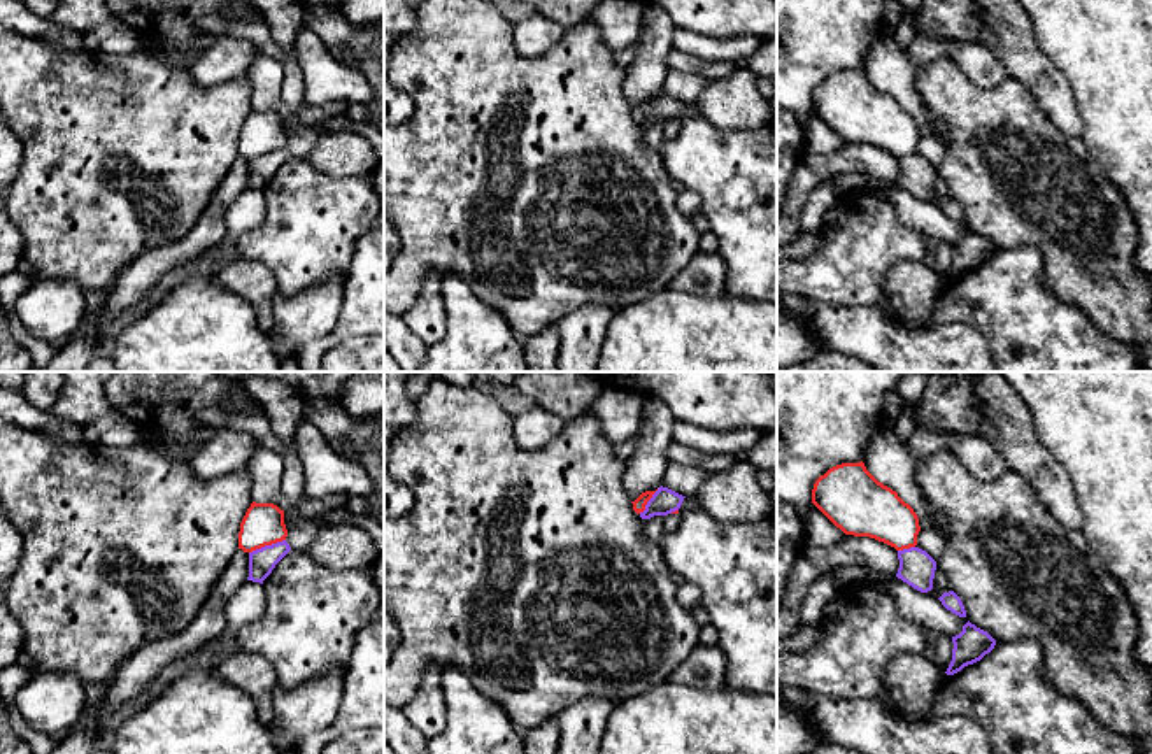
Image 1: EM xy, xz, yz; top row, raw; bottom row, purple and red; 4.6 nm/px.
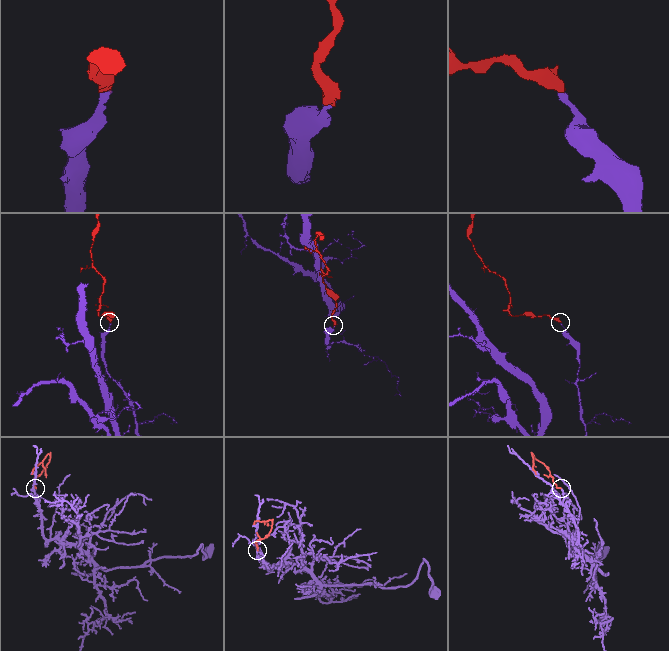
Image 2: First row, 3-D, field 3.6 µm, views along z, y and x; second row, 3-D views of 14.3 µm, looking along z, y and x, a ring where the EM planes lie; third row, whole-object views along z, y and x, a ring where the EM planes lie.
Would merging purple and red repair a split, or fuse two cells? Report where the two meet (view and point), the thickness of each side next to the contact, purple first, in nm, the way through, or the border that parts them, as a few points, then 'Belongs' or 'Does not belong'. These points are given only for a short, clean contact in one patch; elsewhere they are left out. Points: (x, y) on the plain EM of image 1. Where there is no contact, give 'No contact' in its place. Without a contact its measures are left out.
Touches purple at xy (267, 153). Thickness 120 nm (purple) against 190 nm. Boundary: xy (284, 146), (249, 160). Does not belong

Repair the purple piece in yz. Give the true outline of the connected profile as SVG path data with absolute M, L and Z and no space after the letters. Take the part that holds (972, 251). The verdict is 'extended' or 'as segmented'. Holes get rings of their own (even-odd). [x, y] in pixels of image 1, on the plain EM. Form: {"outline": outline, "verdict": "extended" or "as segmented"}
{"outline": "M970 228L963 233L963 238L952 244L952 268L947 275L947 282L961 279L964 274L980 268L989 261L996 247L984 237L977 235Z", "verdict": "as segmented"}

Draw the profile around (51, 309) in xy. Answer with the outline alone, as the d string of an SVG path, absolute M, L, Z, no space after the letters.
M39 279L16 302L23 326L49 344L74 335L86 309L84 289L65 279Z

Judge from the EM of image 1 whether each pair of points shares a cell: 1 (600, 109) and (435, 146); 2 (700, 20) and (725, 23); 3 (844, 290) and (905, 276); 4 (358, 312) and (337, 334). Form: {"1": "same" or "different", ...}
{"1": "same", "2": "same", "3": "different", "4": "same"}

